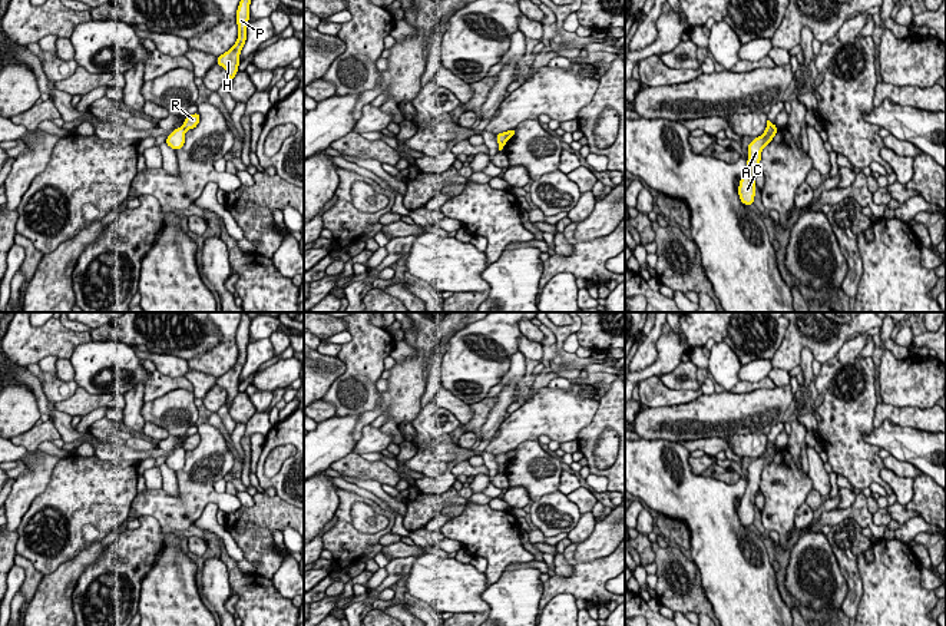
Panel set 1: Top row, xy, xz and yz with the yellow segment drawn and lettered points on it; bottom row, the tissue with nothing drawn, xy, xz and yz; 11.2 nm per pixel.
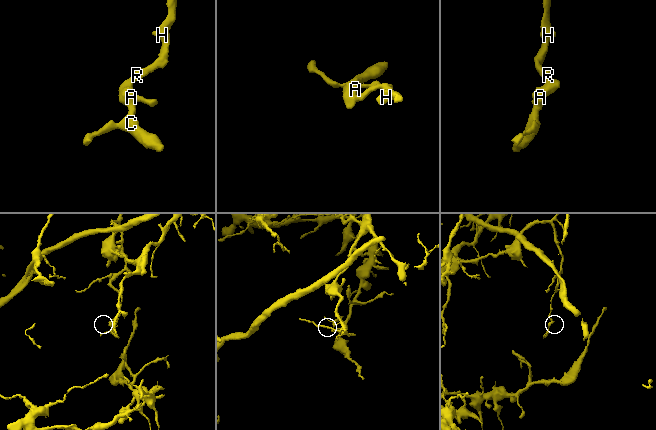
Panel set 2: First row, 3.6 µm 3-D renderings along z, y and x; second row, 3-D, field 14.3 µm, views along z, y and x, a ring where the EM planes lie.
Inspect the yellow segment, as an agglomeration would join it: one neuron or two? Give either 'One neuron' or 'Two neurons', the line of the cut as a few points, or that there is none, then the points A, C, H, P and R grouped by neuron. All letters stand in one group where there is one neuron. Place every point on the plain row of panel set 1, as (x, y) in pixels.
Two neurons. Split along xy (182, 447), (187, 450). Groups: A C / H P R

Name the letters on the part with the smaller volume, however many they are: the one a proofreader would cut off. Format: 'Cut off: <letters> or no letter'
Cut off: A, C

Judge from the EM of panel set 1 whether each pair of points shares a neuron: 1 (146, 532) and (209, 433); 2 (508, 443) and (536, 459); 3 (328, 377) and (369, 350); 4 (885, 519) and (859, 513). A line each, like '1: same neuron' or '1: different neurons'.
1: different neurons
2: different neurons
3: different neurons
4: different neurons

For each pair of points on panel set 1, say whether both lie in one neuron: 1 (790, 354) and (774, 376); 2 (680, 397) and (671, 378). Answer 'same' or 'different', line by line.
1: different
2: different

